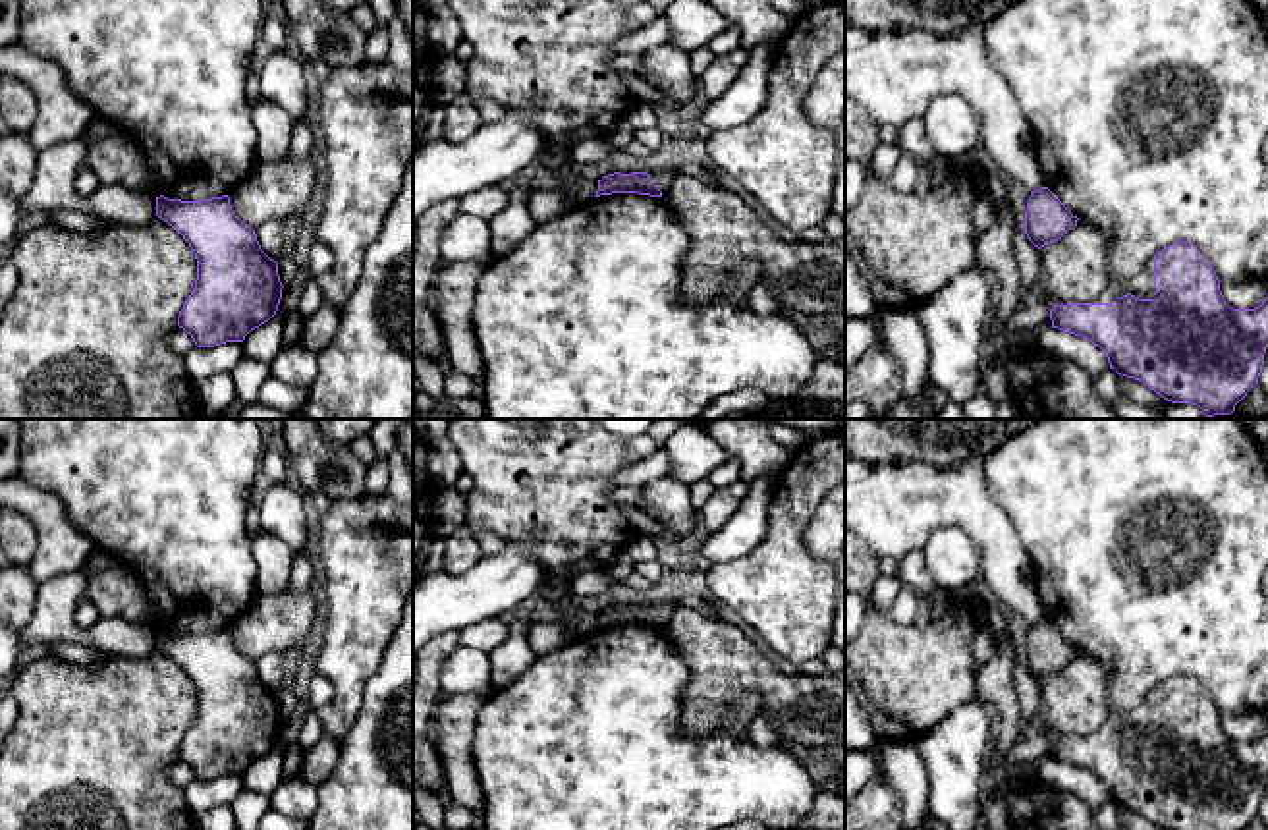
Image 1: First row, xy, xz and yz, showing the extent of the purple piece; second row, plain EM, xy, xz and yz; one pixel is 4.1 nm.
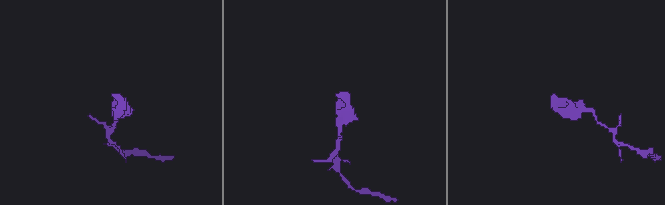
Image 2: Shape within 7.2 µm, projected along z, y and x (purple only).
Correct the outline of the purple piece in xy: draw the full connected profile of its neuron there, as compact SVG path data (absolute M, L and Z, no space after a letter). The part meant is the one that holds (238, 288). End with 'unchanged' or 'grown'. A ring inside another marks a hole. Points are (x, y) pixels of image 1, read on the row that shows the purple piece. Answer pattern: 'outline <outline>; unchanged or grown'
outline M160 195L156 216L183 235L197 259L195 288L178 317L197 347L243 342L276 315L284 288L278 263L234 214L228 195L201 201Z; unchanged

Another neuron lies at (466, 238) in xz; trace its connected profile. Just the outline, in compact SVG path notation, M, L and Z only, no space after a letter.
M457 214L442 232L444 263L469 263L490 253L490 222L473 214Z

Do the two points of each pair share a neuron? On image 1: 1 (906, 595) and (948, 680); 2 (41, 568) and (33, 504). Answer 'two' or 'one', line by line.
1: two
2: one

